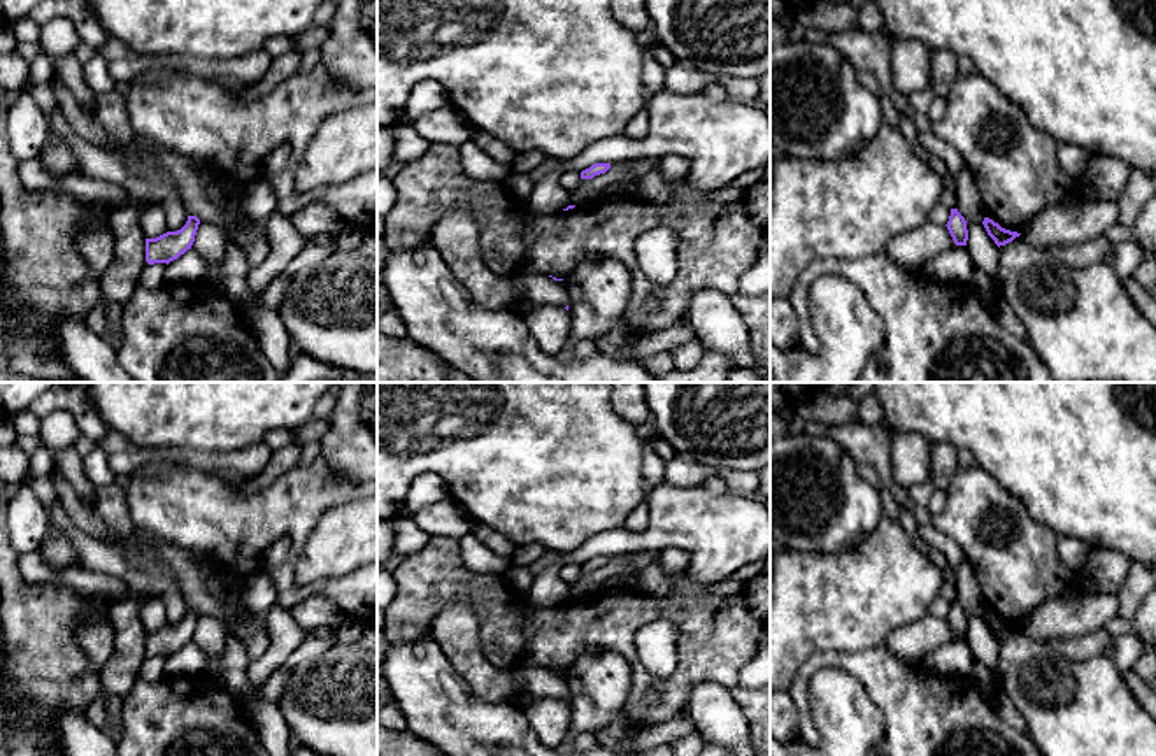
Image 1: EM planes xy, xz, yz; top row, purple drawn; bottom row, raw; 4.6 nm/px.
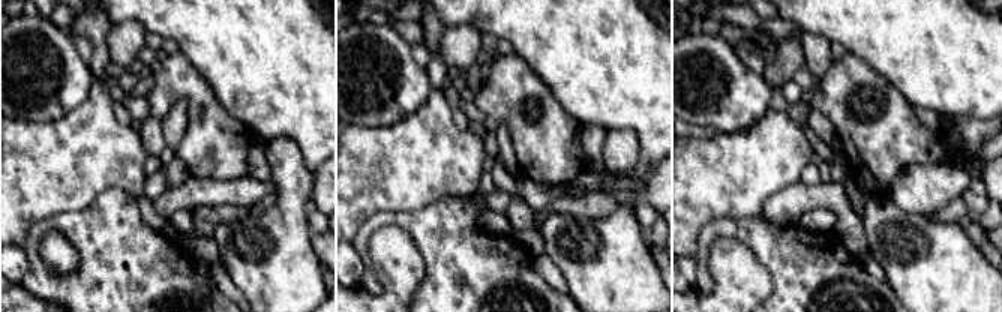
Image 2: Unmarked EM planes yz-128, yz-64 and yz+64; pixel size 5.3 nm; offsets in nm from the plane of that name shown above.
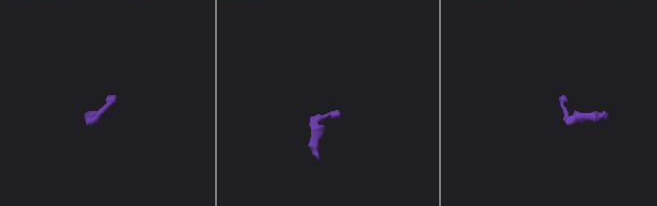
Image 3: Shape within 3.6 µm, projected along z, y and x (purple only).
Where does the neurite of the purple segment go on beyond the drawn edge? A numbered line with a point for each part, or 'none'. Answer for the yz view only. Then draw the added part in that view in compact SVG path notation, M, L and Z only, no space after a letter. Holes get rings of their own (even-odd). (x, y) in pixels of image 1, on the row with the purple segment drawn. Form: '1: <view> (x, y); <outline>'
none

